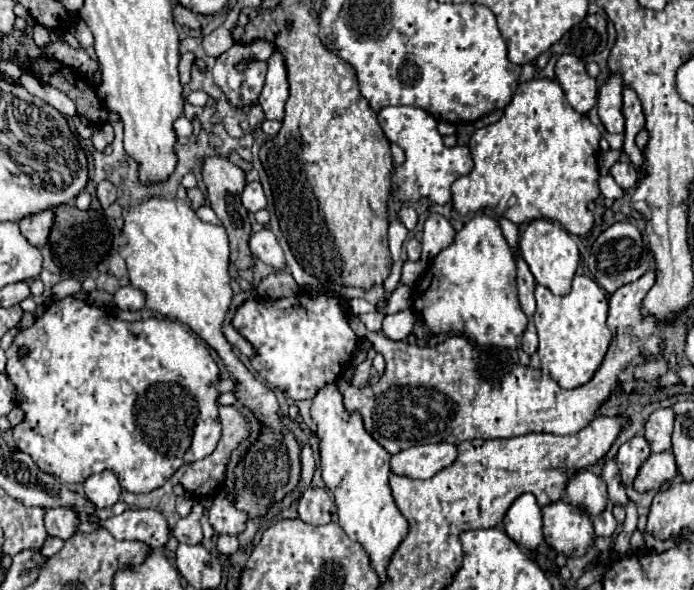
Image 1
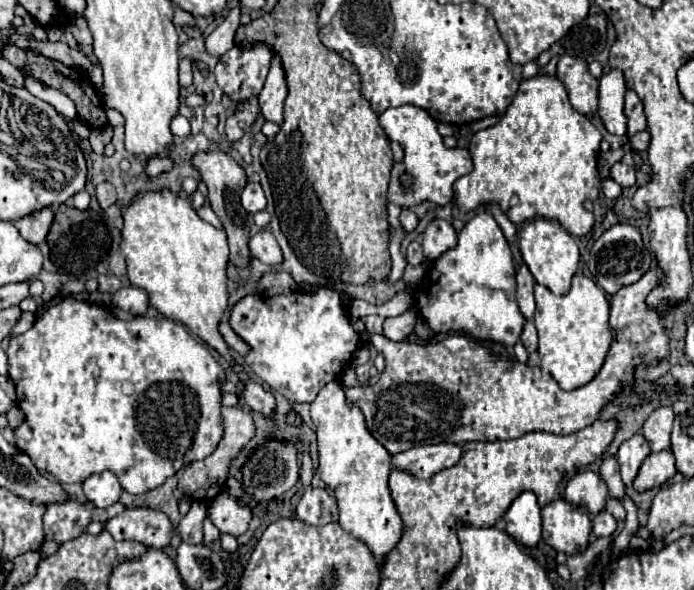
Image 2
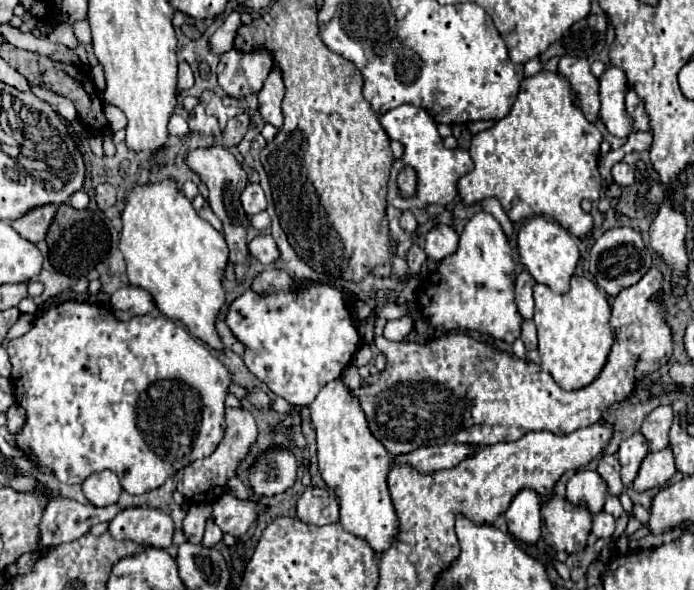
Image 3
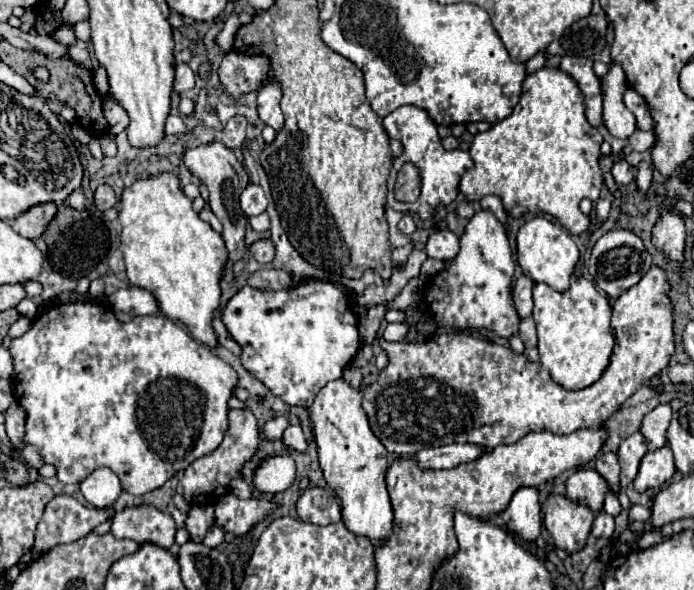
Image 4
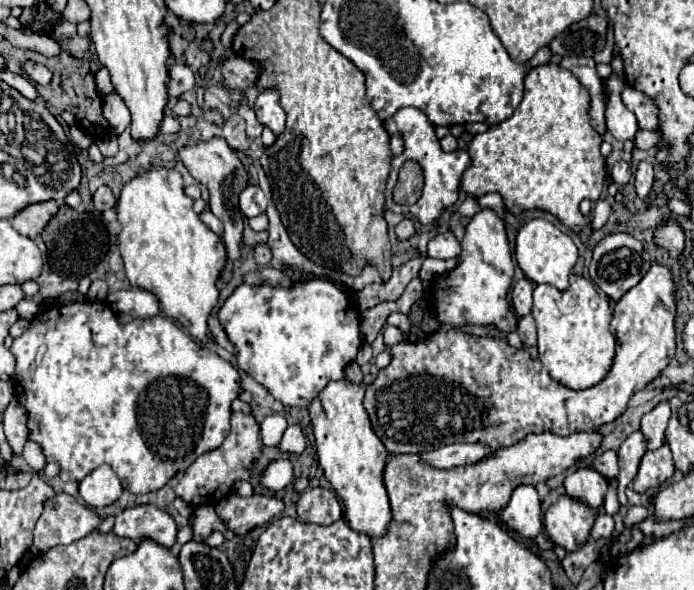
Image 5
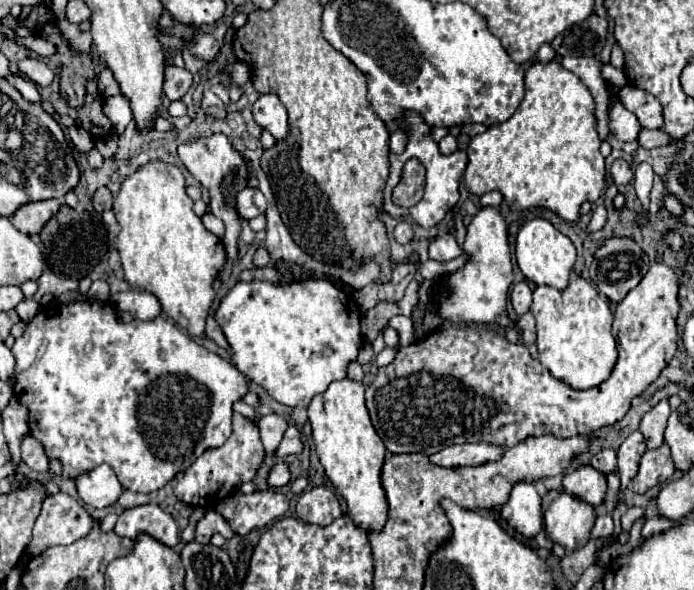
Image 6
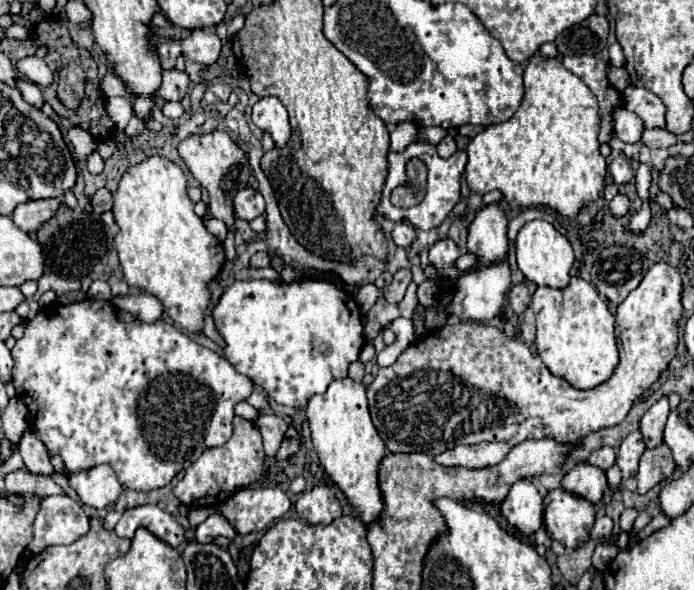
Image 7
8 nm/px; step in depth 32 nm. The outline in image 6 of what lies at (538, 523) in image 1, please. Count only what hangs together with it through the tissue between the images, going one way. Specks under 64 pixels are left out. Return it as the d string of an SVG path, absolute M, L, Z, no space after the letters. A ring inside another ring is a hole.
M518 482L500 510L502 518L522 536L530 538L542 530L542 500L532 482Z

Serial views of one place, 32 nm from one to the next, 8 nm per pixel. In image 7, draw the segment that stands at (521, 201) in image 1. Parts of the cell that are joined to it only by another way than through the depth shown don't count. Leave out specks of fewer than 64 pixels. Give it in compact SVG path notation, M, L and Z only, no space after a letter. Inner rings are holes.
M536 52L524 68L524 98L516 114L502 122L488 126L480 132L466 148L466 182L472 192L486 194L490 190L500 190L510 206L550 206L566 218L574 218L578 210L596 200L604 190L606 160L600 156L598 148L600 130L600 104L592 90L564 68L558 58L544 58Z

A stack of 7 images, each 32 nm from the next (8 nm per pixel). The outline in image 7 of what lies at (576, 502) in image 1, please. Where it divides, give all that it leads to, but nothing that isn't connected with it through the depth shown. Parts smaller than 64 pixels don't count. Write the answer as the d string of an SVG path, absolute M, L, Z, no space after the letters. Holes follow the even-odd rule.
M580 462L562 478L562 486L564 486L564 490L596 504L596 502L600 502L604 490L608 488L608 480L606 480L604 470L588 464L588 462Z

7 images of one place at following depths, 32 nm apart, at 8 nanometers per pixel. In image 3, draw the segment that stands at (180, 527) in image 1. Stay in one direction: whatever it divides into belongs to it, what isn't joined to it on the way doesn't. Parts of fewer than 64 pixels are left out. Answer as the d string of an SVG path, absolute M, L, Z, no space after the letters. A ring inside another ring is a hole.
M190 504L188 514L182 522L182 530L188 536L188 542L200 544L204 536L206 522L212 518L212 506L210 504Z

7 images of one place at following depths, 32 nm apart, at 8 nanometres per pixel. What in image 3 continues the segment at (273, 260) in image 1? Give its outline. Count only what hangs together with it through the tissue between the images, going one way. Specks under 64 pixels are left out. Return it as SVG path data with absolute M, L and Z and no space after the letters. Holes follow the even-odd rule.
M258 236L250 242L250 254L262 262L262 264L272 264L278 258L278 248L272 236Z

